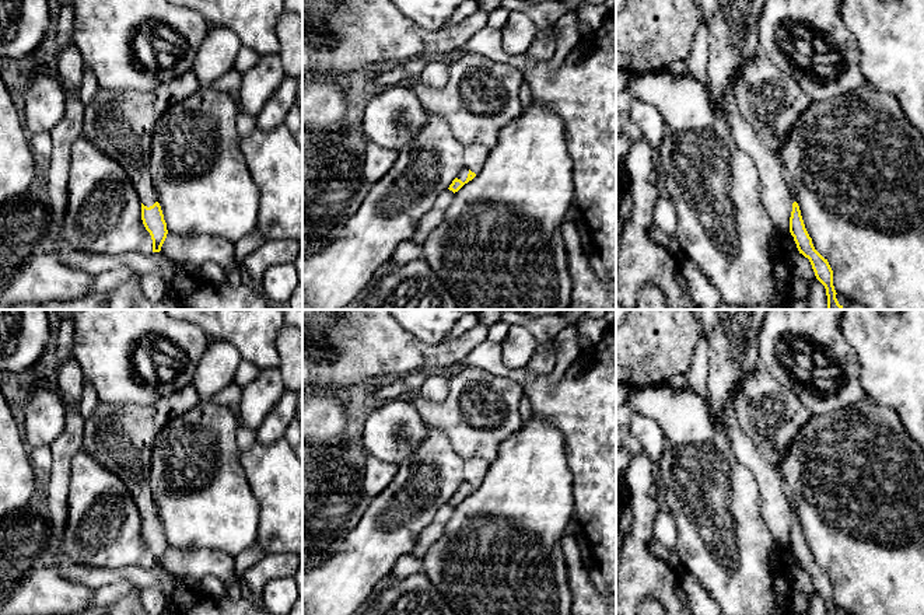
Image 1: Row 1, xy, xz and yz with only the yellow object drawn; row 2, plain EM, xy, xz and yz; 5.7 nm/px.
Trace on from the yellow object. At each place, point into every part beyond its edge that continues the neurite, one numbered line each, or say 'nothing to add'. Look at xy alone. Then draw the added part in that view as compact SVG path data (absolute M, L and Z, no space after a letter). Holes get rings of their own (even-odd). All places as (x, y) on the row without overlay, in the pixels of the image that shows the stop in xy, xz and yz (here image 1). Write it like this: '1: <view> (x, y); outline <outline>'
1: xy (121, 437); outline M190 382L151 405L99 402L84 423L83 450L123 481L140 516L147 521L157 516L148 485L155 440L174 417L200 402L199 392Z

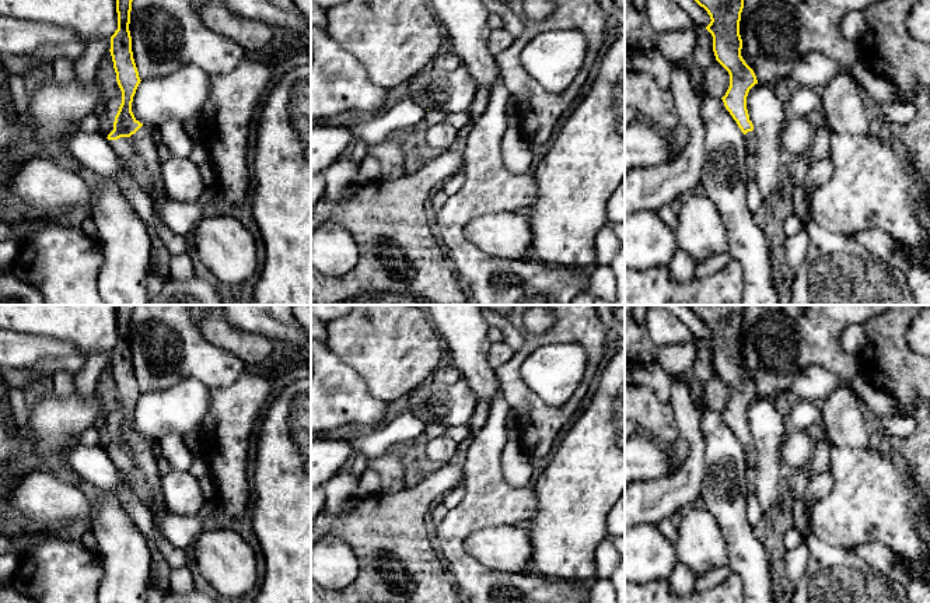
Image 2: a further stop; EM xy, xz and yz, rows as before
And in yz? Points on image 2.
1: yz (751, 452); outline M755 444L748 445L745 448L745 459L747 459L745 476L748 483L747 497L748 497L748 495L752 495L755 491L756 467L758 467L758 449Z

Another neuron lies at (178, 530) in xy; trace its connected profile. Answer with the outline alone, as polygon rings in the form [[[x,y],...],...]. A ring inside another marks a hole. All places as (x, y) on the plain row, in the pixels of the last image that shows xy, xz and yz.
[[[206,499],[197,516],[183,516],[167,508],[147,506],[160,537],[175,548],[192,548],[195,540],[204,532],[206,519],[216,508],[217,502]]]

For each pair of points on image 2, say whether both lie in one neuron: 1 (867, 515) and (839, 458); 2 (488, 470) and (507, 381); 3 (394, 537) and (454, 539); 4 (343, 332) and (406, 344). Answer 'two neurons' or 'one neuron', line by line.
1: one neuron
2: two neurons
3: two neurons
4: one neuron

